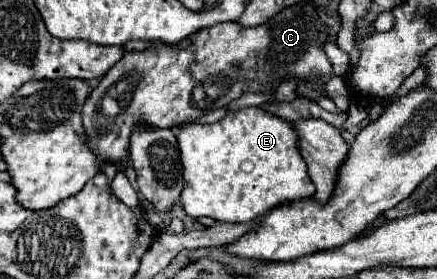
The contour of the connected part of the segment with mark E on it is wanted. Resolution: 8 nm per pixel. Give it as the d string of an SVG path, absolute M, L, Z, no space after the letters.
M255 106L229 112L217 124L181 126L177 134L177 144L181 152L181 162L183 162L185 188L181 192L181 202L185 212L191 218L207 216L217 222L249 222L249 220L261 218L263 214L267 214L269 210L273 210L283 202L313 196L315 186L307 174L305 160L297 150L295 136L297 134L291 122L271 116L265 110Z

